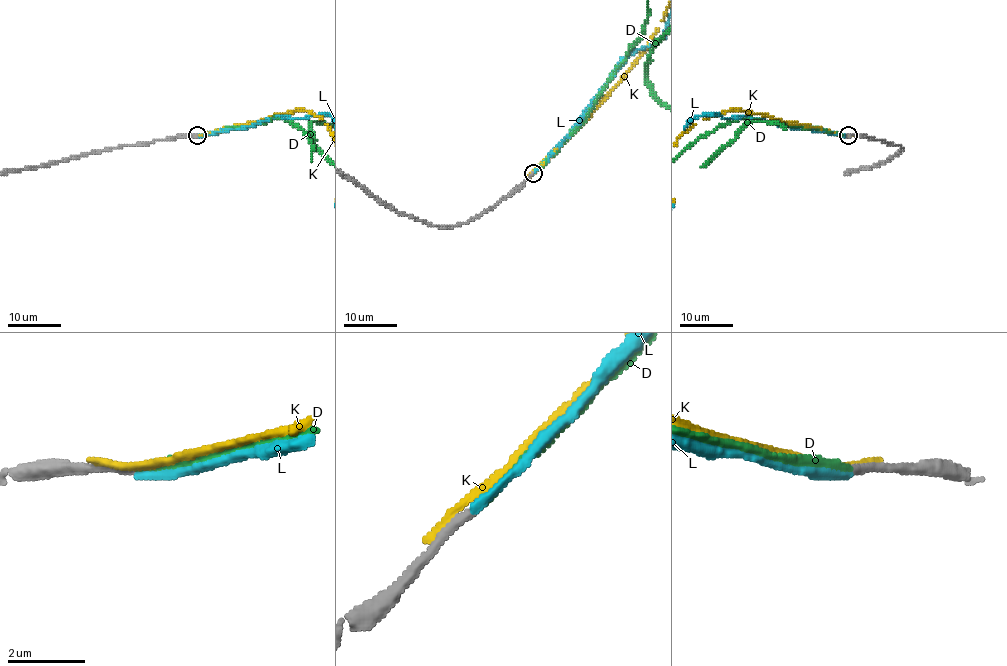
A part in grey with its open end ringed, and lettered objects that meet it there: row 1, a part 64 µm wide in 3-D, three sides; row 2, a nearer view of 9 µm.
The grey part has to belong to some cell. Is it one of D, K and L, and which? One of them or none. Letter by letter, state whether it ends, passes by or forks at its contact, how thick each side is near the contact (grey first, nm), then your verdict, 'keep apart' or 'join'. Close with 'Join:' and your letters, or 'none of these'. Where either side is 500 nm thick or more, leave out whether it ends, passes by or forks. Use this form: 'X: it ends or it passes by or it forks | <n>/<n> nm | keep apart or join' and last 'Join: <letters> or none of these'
D: it ends | 240/220 nm | join
K: it ends | 300/220 nm | keep apart
L: it ends | 240/200 nm | keep apart
Join: D

